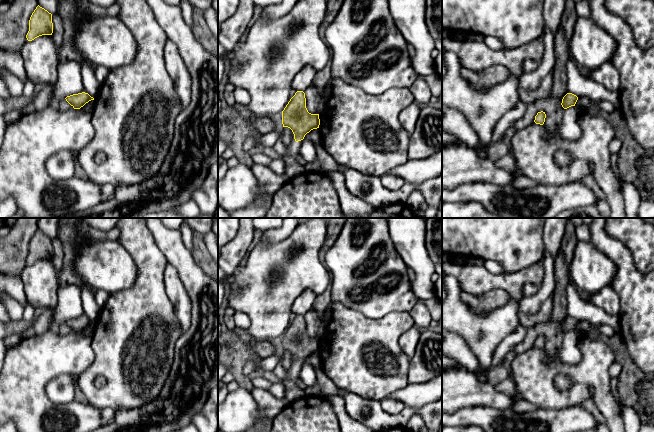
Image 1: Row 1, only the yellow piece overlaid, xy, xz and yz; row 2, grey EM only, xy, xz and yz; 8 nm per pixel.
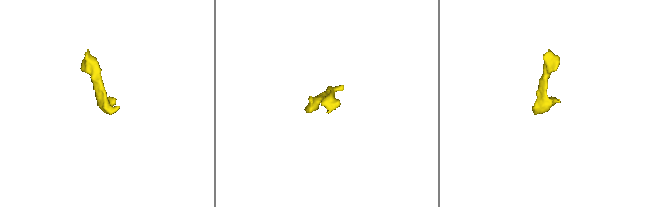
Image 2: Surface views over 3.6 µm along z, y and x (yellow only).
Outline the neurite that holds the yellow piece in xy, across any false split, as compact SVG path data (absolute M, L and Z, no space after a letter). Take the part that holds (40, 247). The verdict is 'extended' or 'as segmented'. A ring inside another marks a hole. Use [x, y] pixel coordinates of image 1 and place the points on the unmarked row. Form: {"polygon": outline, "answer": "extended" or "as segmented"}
{"polygon": "M38 229L30 241L26 262L32 265L39 260L52 259L52 257L52 238Z", "answer": "as segmented"}

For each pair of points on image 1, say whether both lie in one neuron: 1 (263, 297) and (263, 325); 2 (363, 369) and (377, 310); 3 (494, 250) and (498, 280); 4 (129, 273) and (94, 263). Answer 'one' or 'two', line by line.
1: one
2: two
3: two
4: one

